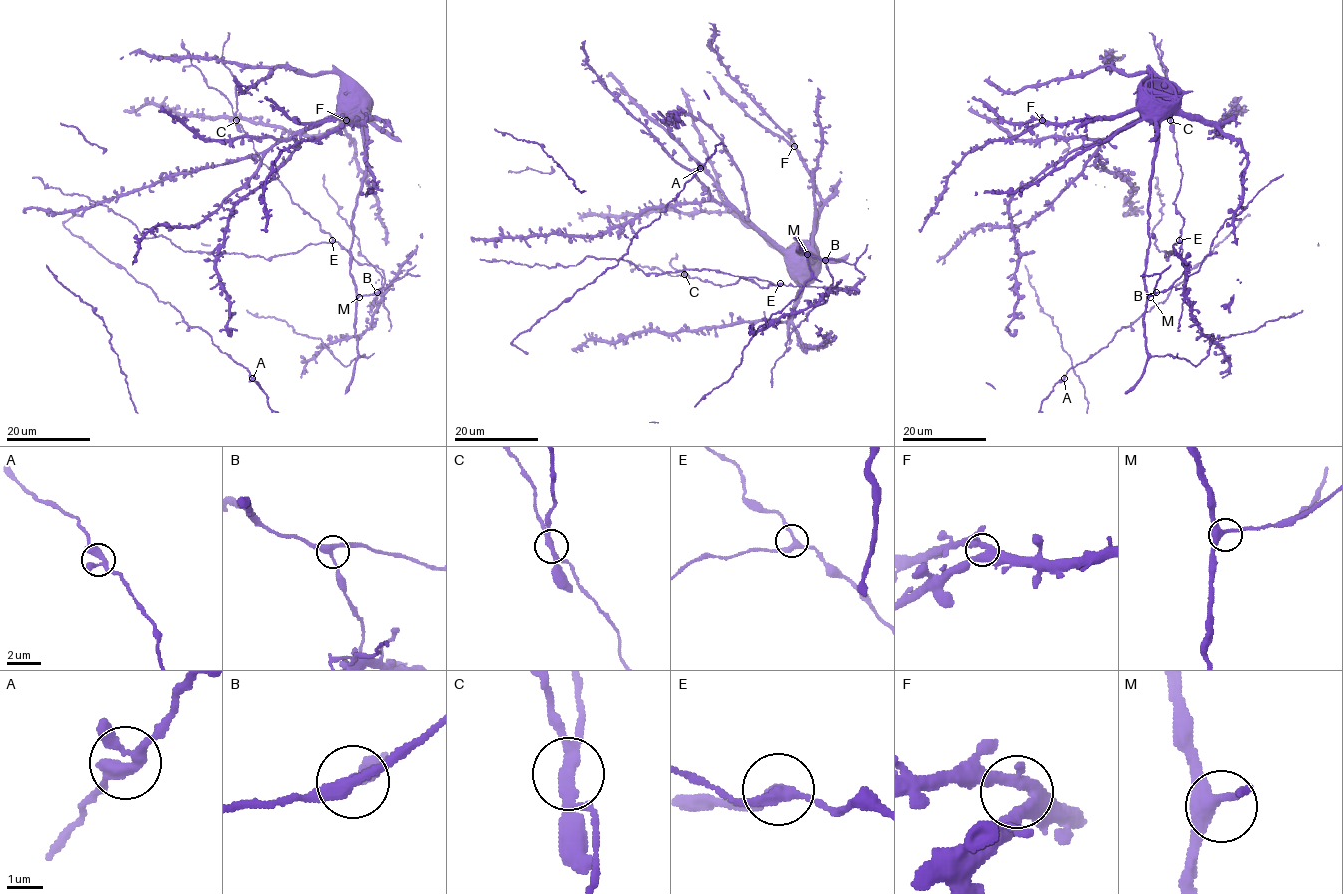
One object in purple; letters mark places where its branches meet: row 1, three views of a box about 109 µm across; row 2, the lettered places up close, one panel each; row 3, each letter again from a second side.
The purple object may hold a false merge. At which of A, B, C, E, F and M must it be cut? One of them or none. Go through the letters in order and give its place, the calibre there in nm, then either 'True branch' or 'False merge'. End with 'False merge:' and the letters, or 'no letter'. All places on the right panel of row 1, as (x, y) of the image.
A: Place: (1064, 378). Thickness 300 nm. True branch
B: Place: (1156, 292). Thickness 280 nm. True branch
C: Place: (1170, 120). Thickness 280 nm. False merge
E: Place: (1179, 240). Thickness 240 nm. True branch
F: Place: (1042, 120). Thickness 320 nm. True branch
M: Place: (1150, 297). Thickness 320 nm. True branch
False merge: C

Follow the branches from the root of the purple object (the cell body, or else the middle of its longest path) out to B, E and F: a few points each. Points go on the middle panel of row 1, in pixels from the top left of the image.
B: (798, 264), (808, 264), (814, 259), (811, 255), (799, 253), (798, 248), (825, 260)
E: (798, 264), (808, 264), (814, 259), (798, 248), (821, 258), (832, 285), (826, 289), (780, 283)
F: (798, 264), (809, 248), (818, 220), (820, 192), (814, 174), (794, 146)

